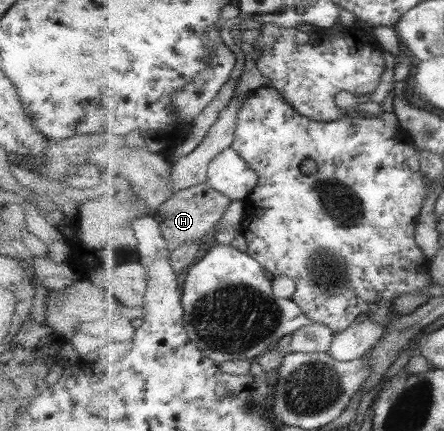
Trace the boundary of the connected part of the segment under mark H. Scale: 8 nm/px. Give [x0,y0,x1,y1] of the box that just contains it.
[157,183,233,252]

